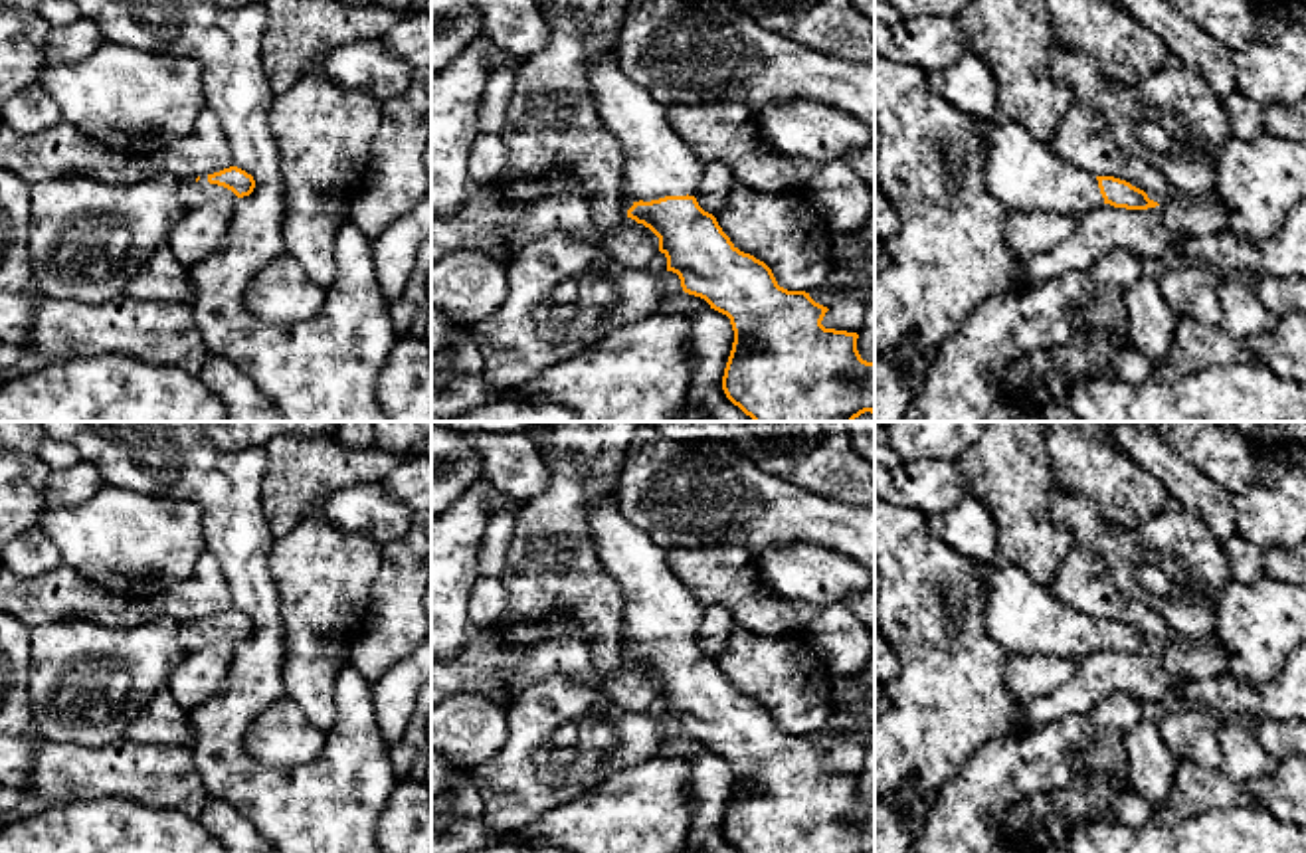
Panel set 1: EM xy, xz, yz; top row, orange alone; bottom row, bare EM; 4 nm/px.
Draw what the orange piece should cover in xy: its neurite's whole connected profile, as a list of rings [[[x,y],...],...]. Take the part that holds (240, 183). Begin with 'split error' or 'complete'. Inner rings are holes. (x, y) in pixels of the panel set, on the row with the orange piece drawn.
split error; [[[237,166],[178,182],[180,200],[188,210],[206,206],[212,200],[237,200],[249,196],[253,188],[253,176]]]

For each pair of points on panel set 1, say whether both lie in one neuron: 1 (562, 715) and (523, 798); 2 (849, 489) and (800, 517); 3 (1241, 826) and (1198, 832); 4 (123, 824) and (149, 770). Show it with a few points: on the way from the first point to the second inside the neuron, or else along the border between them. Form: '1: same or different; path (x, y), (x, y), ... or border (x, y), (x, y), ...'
1: same; path (560, 735), (547, 749), (547, 760), (529, 778)
2: different; border (788, 481), (853, 505)
3: same; path (1231, 832), (1208, 832)
4: different; border (88, 798), (131, 798), (179, 812)

